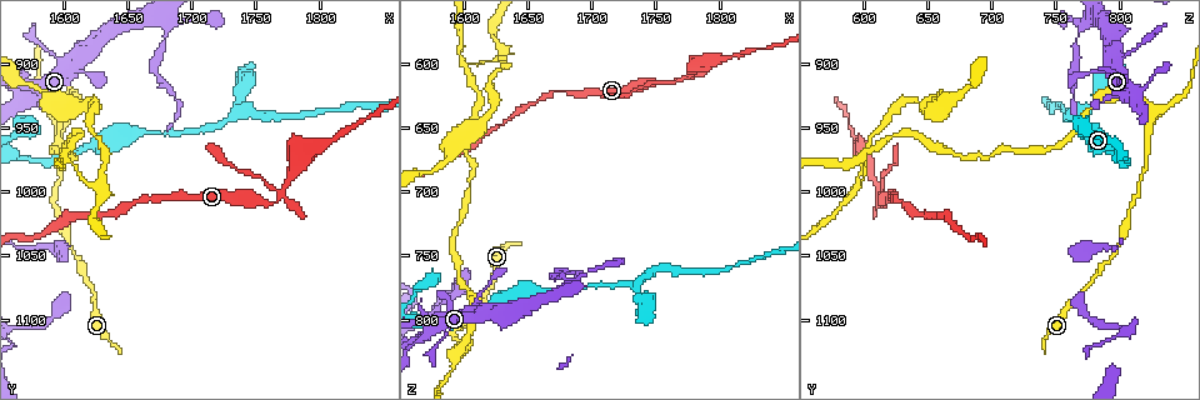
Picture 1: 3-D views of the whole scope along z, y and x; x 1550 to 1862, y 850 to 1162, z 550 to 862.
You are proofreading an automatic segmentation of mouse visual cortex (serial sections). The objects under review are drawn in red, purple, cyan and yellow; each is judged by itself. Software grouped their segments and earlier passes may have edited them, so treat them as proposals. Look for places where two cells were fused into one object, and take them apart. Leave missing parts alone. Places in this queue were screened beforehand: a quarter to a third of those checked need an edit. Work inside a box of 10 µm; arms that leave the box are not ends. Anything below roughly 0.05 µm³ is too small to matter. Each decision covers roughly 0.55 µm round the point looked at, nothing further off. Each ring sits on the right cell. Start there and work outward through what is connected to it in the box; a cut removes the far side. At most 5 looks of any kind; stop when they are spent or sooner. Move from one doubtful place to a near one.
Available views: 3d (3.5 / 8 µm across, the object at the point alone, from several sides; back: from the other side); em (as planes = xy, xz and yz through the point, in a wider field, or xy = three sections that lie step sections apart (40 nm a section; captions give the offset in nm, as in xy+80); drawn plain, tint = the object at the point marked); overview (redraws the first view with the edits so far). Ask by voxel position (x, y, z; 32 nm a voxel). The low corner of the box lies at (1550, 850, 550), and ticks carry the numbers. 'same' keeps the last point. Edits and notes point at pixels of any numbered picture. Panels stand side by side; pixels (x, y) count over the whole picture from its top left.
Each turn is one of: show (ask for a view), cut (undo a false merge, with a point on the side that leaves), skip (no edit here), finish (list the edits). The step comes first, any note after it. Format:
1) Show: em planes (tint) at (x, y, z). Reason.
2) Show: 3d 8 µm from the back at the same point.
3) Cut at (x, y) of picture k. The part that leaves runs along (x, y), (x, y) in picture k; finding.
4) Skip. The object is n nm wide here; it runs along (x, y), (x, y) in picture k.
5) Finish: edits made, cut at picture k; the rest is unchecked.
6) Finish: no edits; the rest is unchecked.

Show: 3d 8 µm at (1600, 940, 822). Branch point.

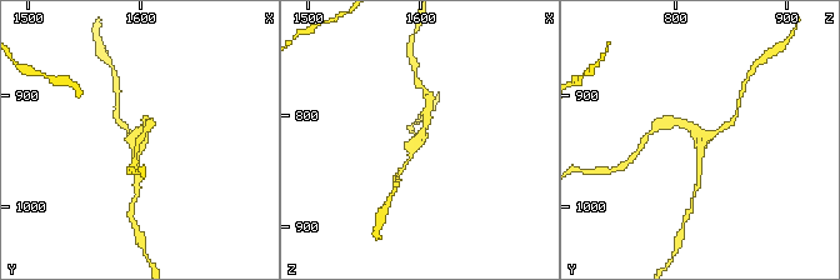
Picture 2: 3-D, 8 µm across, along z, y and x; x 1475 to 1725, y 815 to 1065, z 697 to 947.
Show: 3d 3.5 µm from the back at the same point. Zoom in.

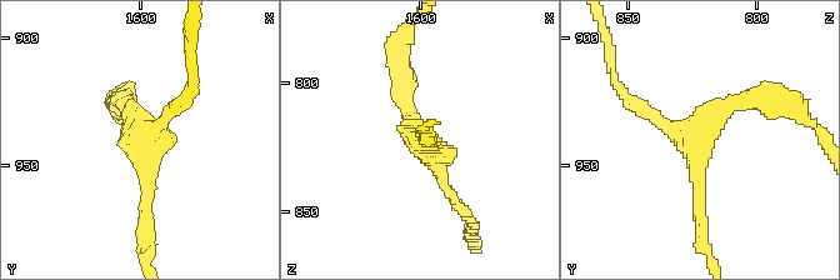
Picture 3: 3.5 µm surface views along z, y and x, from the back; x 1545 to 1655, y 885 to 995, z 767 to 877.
Skip. 3 arms meet here; it runs along (700, 223), (694, 134), (758, 99) in picture 3; continuous, no second cell.

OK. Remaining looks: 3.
Show: 3d 3.5 µm at (1766, 1010, 616). Narrows sharply.

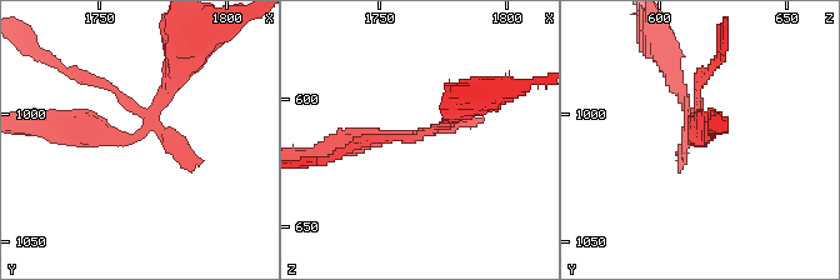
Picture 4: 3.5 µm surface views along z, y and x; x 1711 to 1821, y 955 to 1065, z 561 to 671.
Show: em planes (tint) at (1763, 1008, 613). Now the EM.

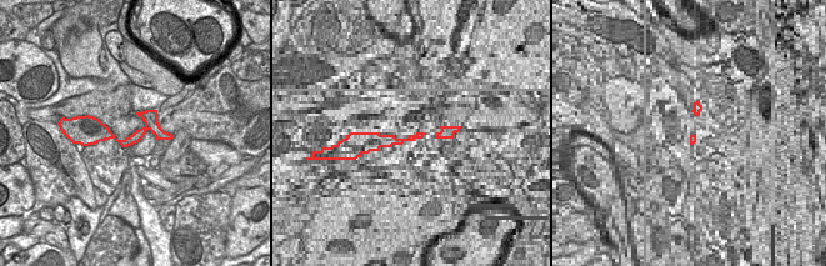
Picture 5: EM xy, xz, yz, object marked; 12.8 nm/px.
Skip. All the same cell.

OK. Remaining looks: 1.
Finish: no edits; the rest is unchecked.

